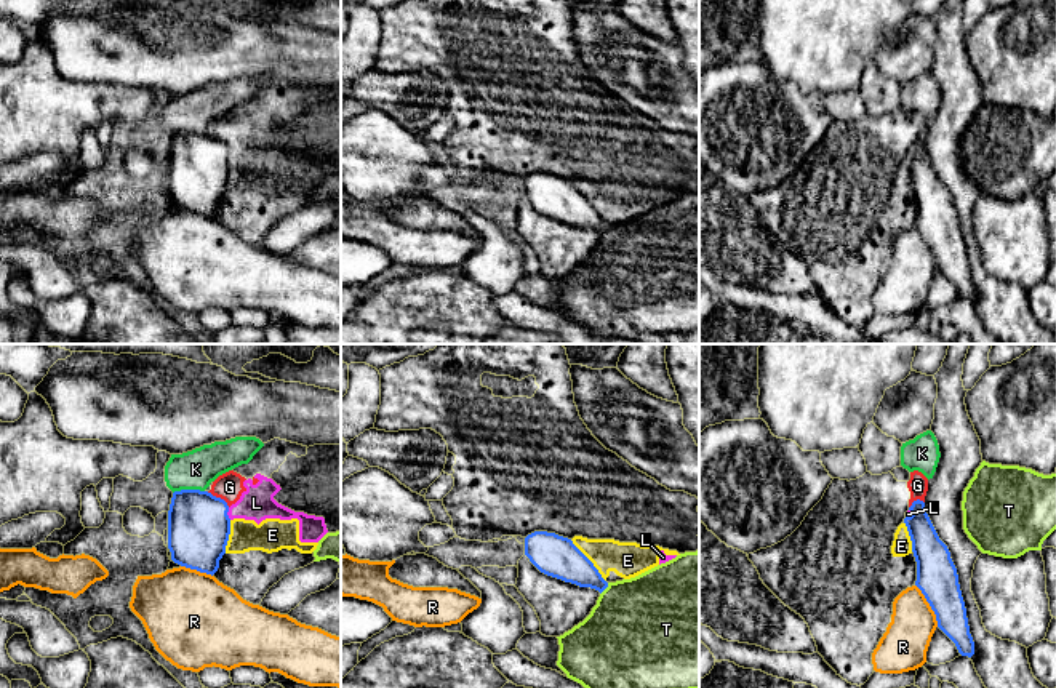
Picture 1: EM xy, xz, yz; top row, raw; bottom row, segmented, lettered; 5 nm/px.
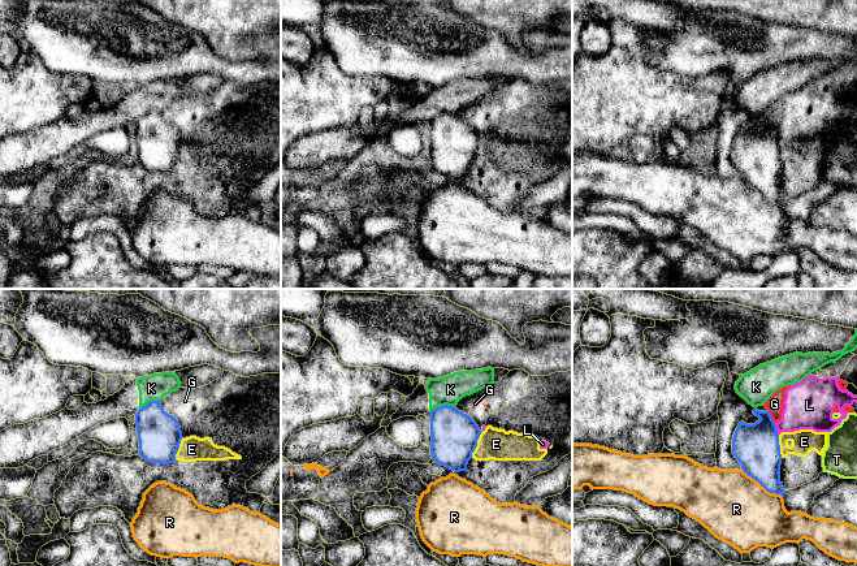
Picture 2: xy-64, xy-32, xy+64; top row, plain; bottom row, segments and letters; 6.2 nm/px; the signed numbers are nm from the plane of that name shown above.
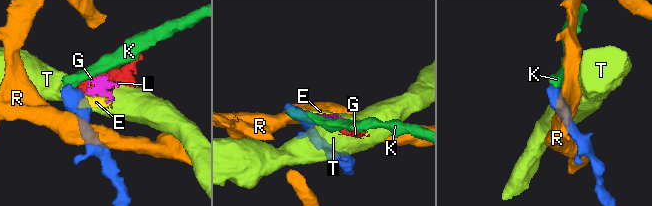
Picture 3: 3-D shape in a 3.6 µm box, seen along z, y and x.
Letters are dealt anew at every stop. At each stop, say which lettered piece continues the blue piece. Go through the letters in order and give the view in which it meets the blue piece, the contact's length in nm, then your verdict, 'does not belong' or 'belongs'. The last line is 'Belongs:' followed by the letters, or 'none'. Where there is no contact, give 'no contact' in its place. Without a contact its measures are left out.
E: contact in xz; length 280 nm; does not belong
G: contact in xy; length 140 nm; does not belong
K: contact in xy; length 160 nm; does not belong
L: contact in xy; length 70 nm; does not belong
R: contact in yz; length 240 nm; does not belong
T: contact in xz; length 80 nm; does not belong
Belongs: none

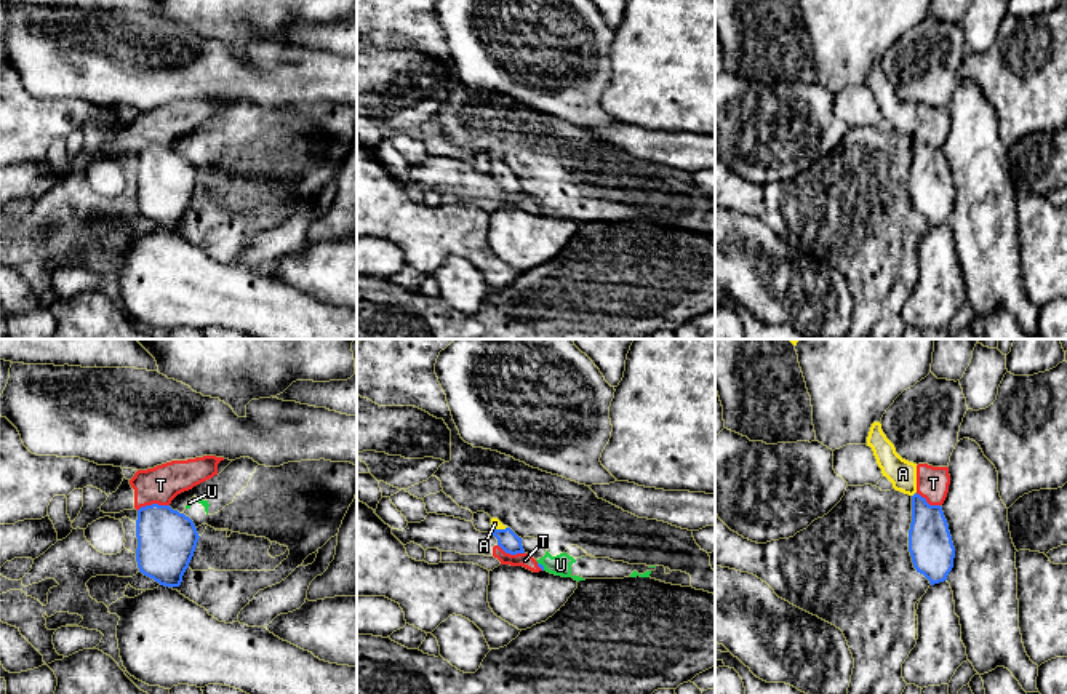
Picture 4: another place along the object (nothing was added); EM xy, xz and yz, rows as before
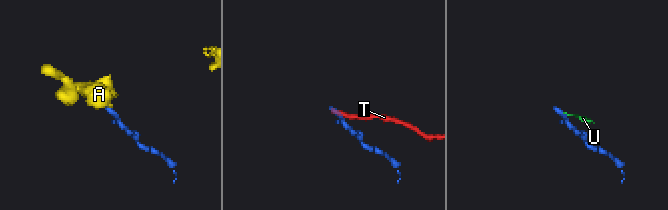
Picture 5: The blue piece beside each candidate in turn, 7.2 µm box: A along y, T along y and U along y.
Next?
A: contact in yz; length 40 nm; belongs
T: contact in xy; length 160 nm; does not belong
U: contact in xz; length 60 nm; does not belong
Belongs: A

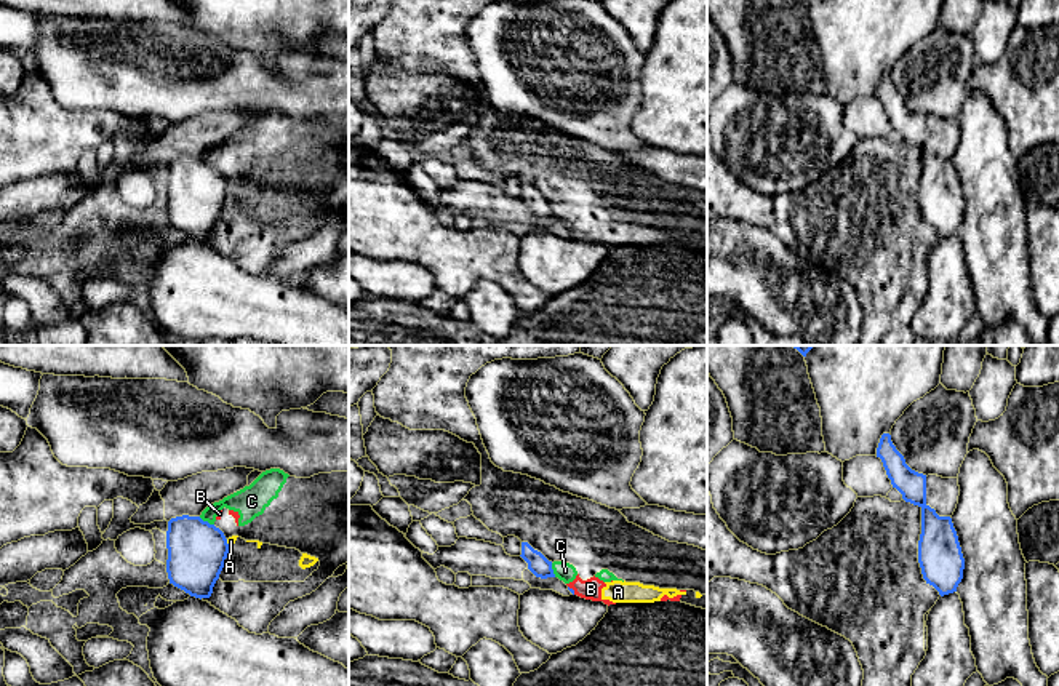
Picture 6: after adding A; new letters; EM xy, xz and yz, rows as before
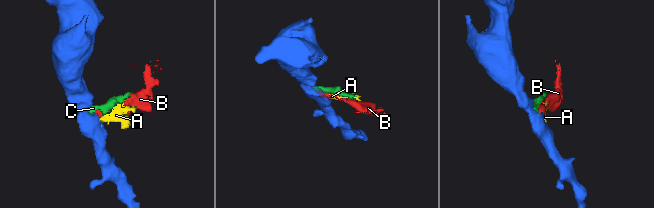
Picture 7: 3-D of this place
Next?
A: contact in xy; length 50 nm; does not belong
B: contact in xz; length 60 nm; does not belong
C: contact in xy; length 90 nm; does not belong
Belongs: none

